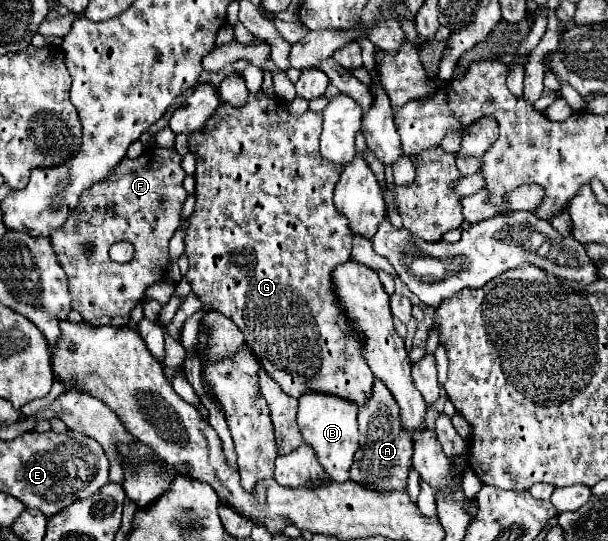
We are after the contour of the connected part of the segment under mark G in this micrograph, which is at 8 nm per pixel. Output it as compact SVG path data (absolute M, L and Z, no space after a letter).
M265 91L249 93L247 103L243 107L233 107L225 103L219 97L219 109L209 117L207 125L203 125L201 131L189 135L189 151L197 157L197 171L195 171L195 211L189 217L189 227L185 229L185 255L189 259L189 271L187 279L191 281L193 293L203 301L203 305L209 305L223 313L225 317L231 317L239 329L243 329L245 341L259 357L263 369L267 369L267 375L275 379L281 389L291 397L301 397L303 393L317 391L317 393L331 393L349 401L355 401L357 405L363 405L365 399L371 395L373 387L373 373L359 351L359 341L351 333L351 325L343 311L339 309L339 303L335 299L335 291L331 287L331 273L343 260L349 260L351 255L351 229L347 217L343 217L333 203L333 189L339 181L339 173L343 173L343 165L335 165L331 161L325 161L319 157L319 135L321 135L321 115L307 111L301 117L289 115L285 101L279 97L269 97Z

